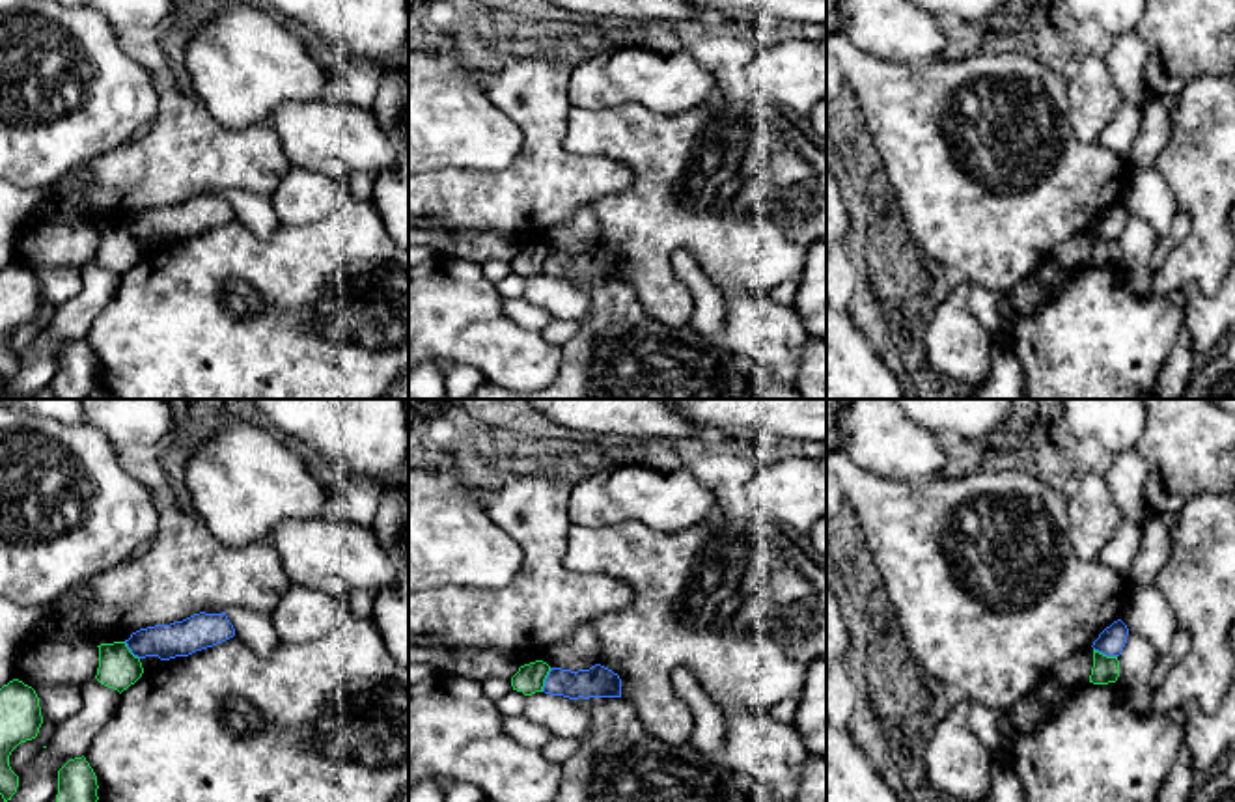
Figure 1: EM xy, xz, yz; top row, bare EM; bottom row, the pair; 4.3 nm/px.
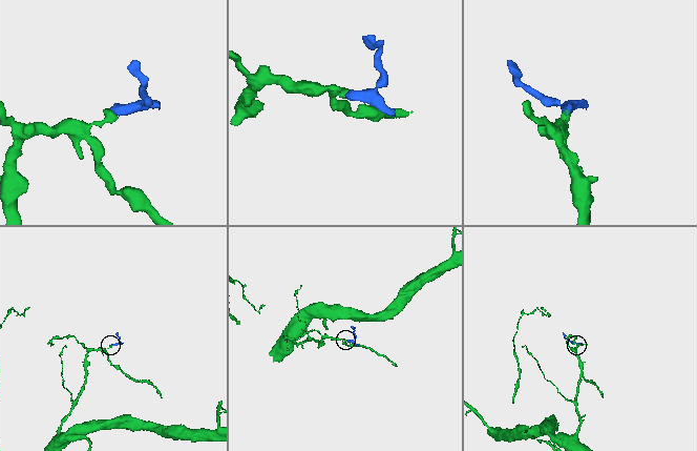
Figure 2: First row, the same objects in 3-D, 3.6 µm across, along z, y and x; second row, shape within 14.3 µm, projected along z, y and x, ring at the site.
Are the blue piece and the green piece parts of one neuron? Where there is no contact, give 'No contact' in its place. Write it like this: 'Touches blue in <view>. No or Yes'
Touches blue in xz. No

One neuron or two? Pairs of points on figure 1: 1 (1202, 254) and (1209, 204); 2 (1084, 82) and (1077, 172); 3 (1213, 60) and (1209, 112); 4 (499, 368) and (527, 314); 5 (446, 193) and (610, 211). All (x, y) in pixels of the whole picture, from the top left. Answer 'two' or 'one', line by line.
1: one
2: two
3: two
4: two
5: two

